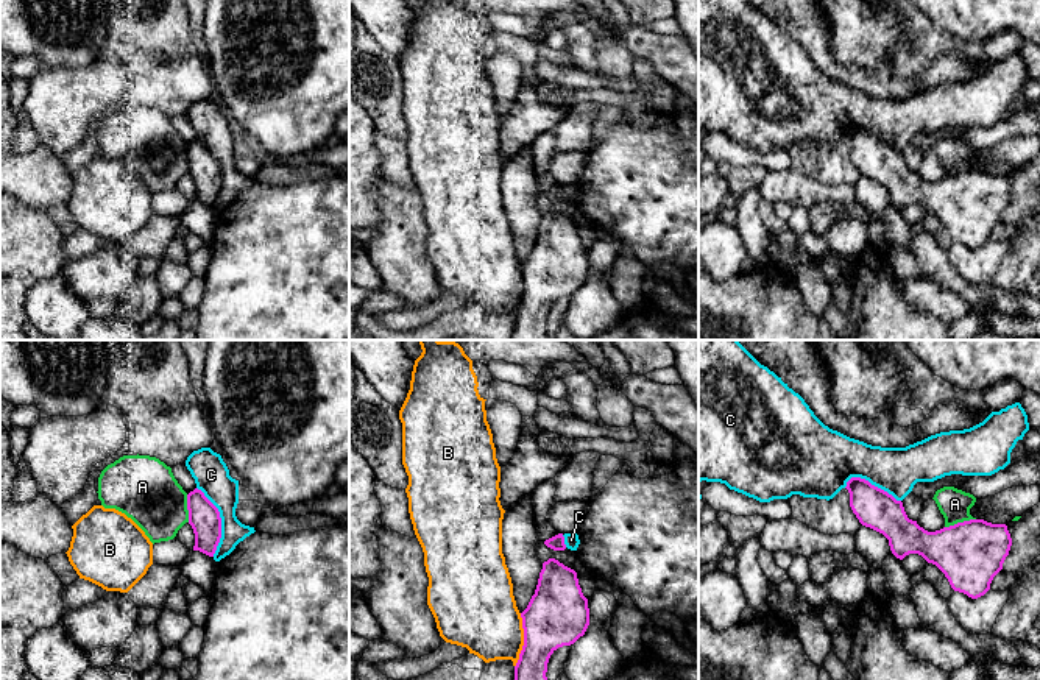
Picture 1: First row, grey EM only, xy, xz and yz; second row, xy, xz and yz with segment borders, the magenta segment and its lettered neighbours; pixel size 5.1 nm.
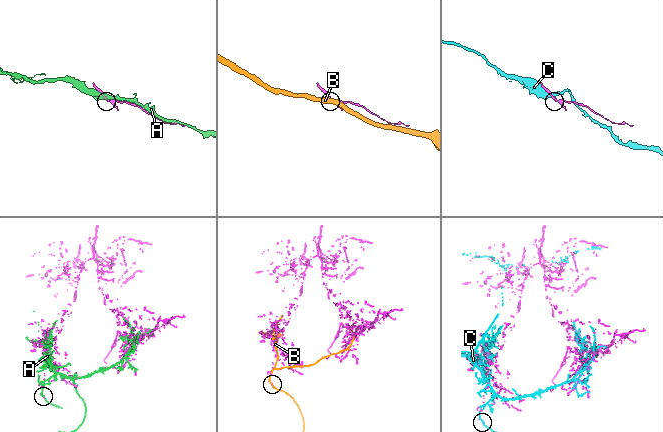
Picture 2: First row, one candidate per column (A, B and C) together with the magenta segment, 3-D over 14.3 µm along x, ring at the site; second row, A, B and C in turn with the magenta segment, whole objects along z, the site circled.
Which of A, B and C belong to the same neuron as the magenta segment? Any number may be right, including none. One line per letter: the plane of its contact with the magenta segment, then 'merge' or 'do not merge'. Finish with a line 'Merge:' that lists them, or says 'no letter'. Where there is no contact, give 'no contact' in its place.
A: contact in yz; do not merge
B: contact in xz; do not merge
C: contact in xy; do not merge
Merge: no letter

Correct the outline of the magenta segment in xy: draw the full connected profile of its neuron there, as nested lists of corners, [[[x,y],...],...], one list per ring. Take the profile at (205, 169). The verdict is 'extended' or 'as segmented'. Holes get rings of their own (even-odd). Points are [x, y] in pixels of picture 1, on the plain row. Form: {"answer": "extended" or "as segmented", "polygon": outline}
{"answer": "as segmented", "polygon": [[[198,139],[187,145],[189,175],[195,184],[193,201],[214,207],[221,189],[218,159]]]}

